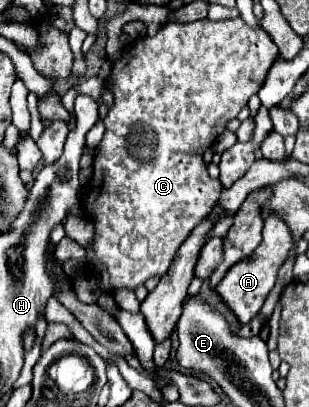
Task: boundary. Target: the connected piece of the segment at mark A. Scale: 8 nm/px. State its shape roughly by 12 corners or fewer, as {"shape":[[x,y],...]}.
{"shape":[[264,220],[262,242],[215,292],[241,324],[259,314],[293,248],[287,224]]}

